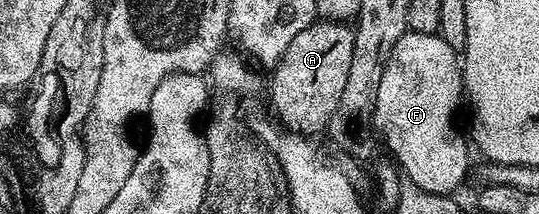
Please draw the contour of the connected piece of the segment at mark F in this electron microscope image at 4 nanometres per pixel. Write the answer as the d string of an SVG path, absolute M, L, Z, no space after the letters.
M407 32L400 36L400 40L396 40L396 44L392 48L392 52L388 56L388 60L384 64L384 74L380 76L380 88L376 88L376 108L374 109L374 117L372 119L373 129L380 137L386 141L386 146L391 150L393 161L400 167L401 173L407 179L410 178L417 189L422 190L425 194L444 194L453 195L454 189L462 182L462 177L466 174L466 169L470 166L470 154L466 151L466 142L460 135L454 131L454 109L458 106L458 101L464 98L464 87L462 84L462 68L460 65L460 54L457 49L450 47L441 38L439 33L436 34L416 34Z

